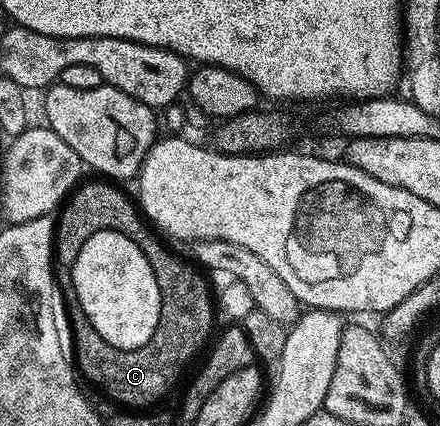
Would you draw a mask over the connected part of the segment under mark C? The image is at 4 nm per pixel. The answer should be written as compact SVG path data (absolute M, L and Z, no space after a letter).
M108 189L108 224L110 230L122 232L130 240L134 240L138 248L142 248L146 260L150 260L154 276L160 282L158 328L145 346L137 350L115 350L108 346L98 333L98 328L90 324L86 312L82 312L82 304L78 304L72 283L72 265L74 260L78 260L78 252L82 252L82 244L90 240L90 230L66 230L64 224L62 230L56 230L54 277L63 305L64 302L68 305L68 322L76 328L76 342L70 350L74 355L75 369L82 375L83 381L106 394L121 407L148 408L151 407L148 406L151 402L158 401L175 384L176 377L183 372L184 365L199 352L200 345L209 341L213 333L214 294L210 286L208 290L207 280L199 274L201 271L191 261L183 262L156 239L157 231L145 221L137 203L133 199L131 202L131 197L126 194L118 196L118 192L110 192Z

